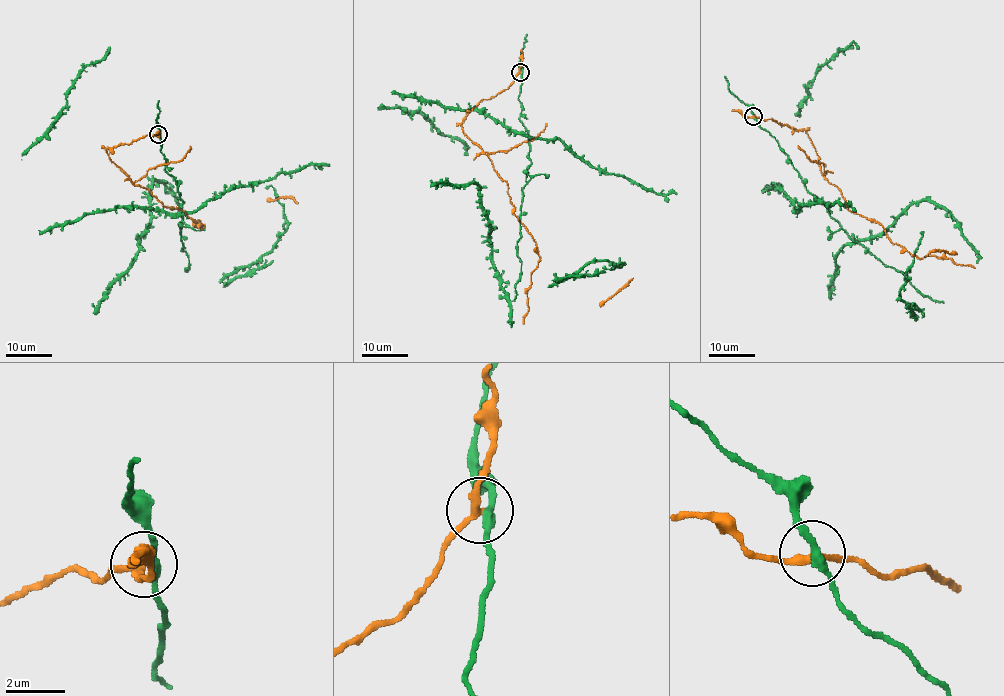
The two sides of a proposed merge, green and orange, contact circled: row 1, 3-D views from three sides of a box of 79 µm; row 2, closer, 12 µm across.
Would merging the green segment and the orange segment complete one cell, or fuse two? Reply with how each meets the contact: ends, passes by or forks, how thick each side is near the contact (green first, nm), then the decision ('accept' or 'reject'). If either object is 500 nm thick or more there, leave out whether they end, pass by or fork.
green passes by; orange passes by; 260 nm thick on the green side, 240 nm on the other; reject

